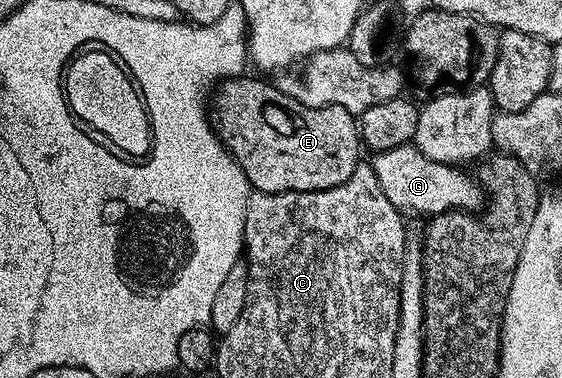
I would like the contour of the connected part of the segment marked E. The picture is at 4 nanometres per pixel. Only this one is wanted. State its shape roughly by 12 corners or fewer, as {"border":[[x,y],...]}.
{"border":[[250,74],[211,96],[221,145],[258,192],[351,178],[343,106],[308,108]]}

